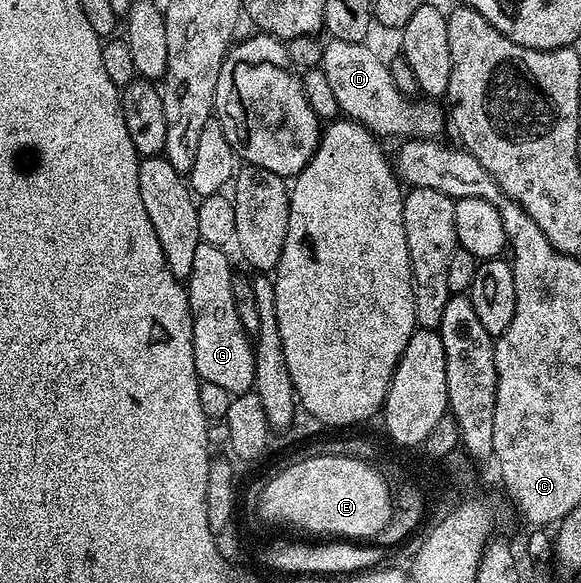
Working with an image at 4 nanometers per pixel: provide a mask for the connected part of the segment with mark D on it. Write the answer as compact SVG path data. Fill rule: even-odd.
M334 40L328 41L322 47L323 59L321 68L325 72L325 76L328 78L333 92L337 95L337 104L340 111L350 121L361 123L366 130L371 131L376 136L384 136L383 134L403 134L402 136L406 136L407 138L431 140L436 136L442 135L439 133L443 130L443 122L445 126L444 107L435 100L415 102L419 100L412 100L408 95L400 92L397 84L393 84L393 76L391 75L388 63L386 61L382 62L369 47L370 45L362 42L336 42Z

